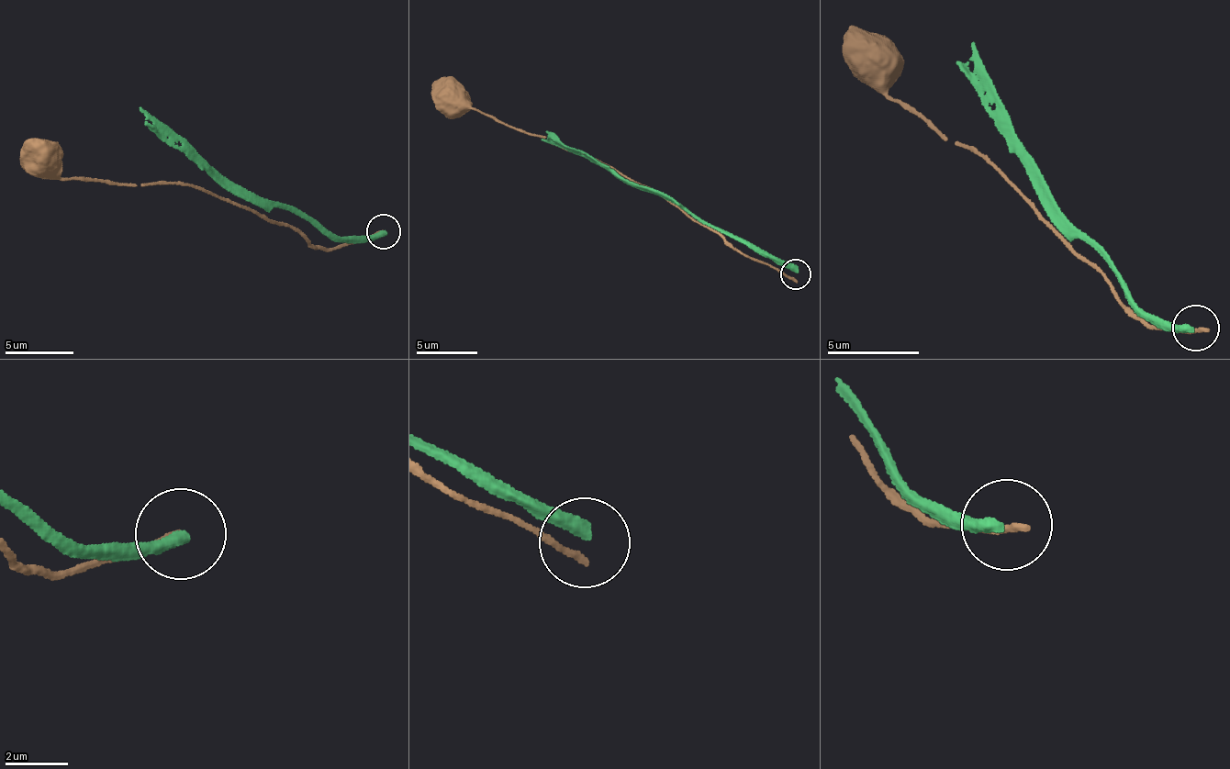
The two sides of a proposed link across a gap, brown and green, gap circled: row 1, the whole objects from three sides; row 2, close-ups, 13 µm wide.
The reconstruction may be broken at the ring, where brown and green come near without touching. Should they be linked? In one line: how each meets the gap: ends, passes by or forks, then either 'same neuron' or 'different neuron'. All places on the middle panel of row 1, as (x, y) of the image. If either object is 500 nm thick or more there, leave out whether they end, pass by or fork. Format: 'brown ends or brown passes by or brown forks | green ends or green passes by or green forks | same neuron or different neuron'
brown ends | green ends | different neuron

